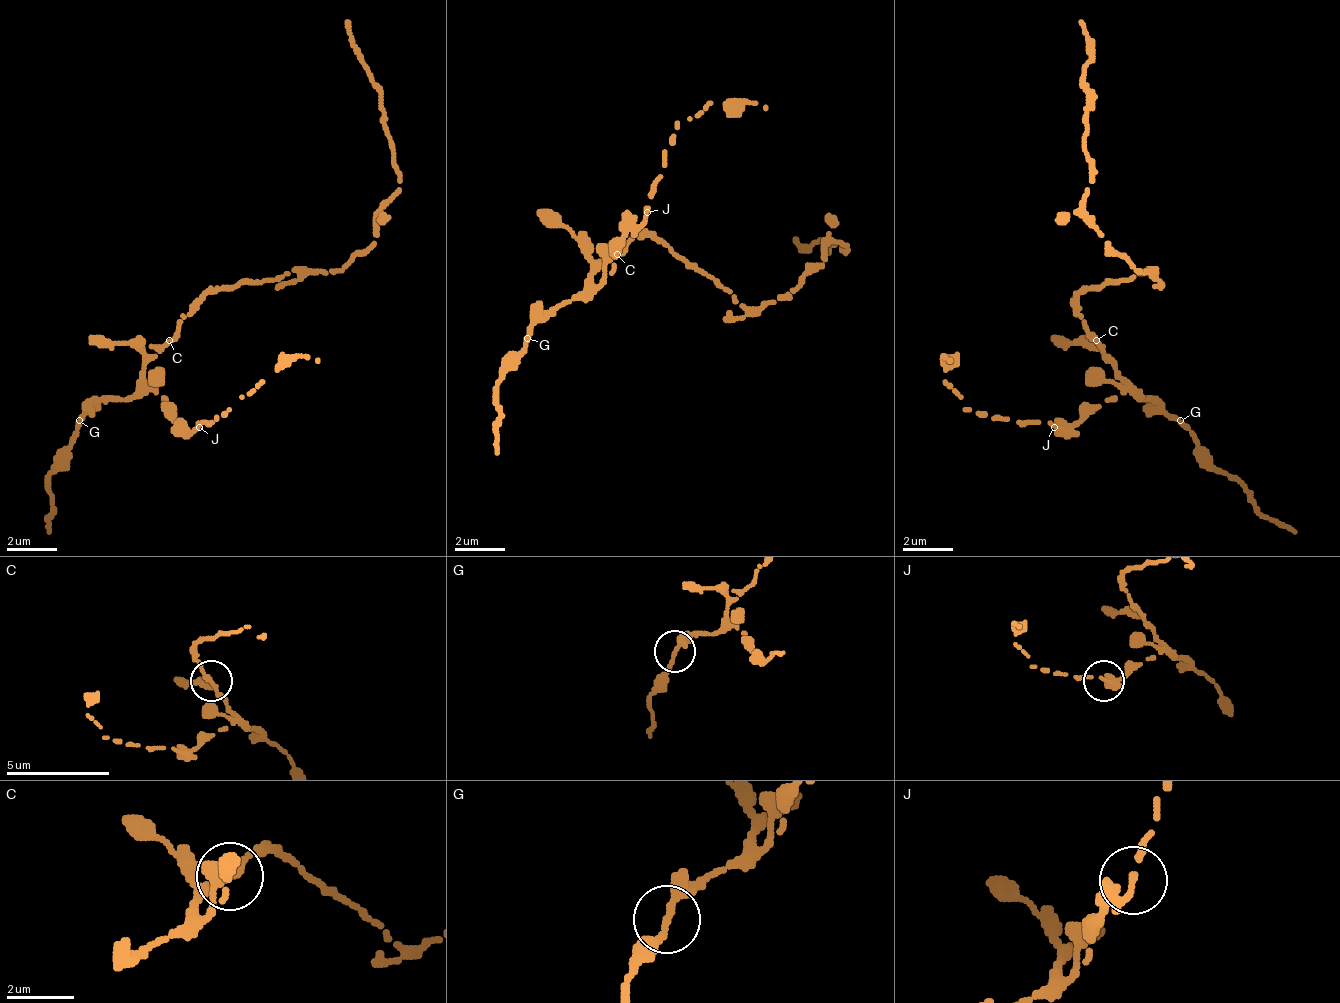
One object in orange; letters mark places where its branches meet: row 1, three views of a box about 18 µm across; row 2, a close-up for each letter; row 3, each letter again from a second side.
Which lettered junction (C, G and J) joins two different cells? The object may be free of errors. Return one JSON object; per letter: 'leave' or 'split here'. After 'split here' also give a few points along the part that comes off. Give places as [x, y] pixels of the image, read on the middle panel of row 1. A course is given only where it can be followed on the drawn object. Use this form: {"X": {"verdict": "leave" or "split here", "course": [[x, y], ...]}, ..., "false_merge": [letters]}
{"C": {"verdict": "leave"}, "G": {"verdict": "leave"}, "J": {"verdict": "leave"}, "false_merge": []}

